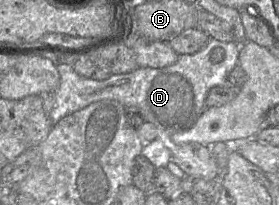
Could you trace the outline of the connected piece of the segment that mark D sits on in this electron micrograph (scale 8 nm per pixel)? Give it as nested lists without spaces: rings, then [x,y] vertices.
[[[209,39],[200,51],[179,55],[172,65],[162,68],[138,67],[128,73],[111,74],[105,80],[85,78],[77,74],[73,66],[58,63],[56,69],[60,83],[54,91],[55,103],[49,113],[49,119],[53,125],[64,116],[93,102],[105,99],[118,101],[126,108],[135,108],[144,121],[152,123],[160,130],[160,137],[143,143],[140,155],[146,157],[155,168],[166,167],[171,161],[171,150],[168,147],[170,137],[194,125],[206,109],[205,99],[209,90],[223,86],[227,75],[238,65],[239,48],[240,45],[234,41]]]

